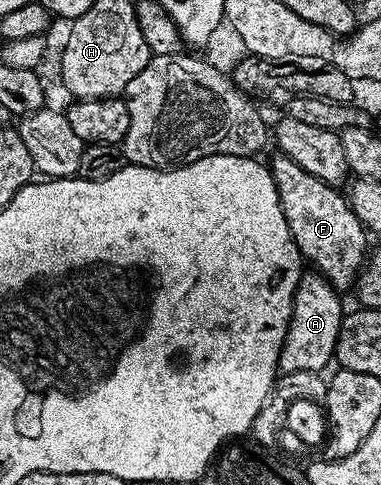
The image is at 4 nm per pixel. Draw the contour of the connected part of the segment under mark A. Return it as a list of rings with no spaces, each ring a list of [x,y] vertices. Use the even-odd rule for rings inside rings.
[[[320,275],[302,276],[295,291],[291,319],[287,327],[287,335],[283,339],[281,354],[277,360],[277,368],[281,373],[295,371],[311,371],[321,373],[334,360],[337,351],[337,340],[341,330],[343,308],[338,290],[334,289]]]

